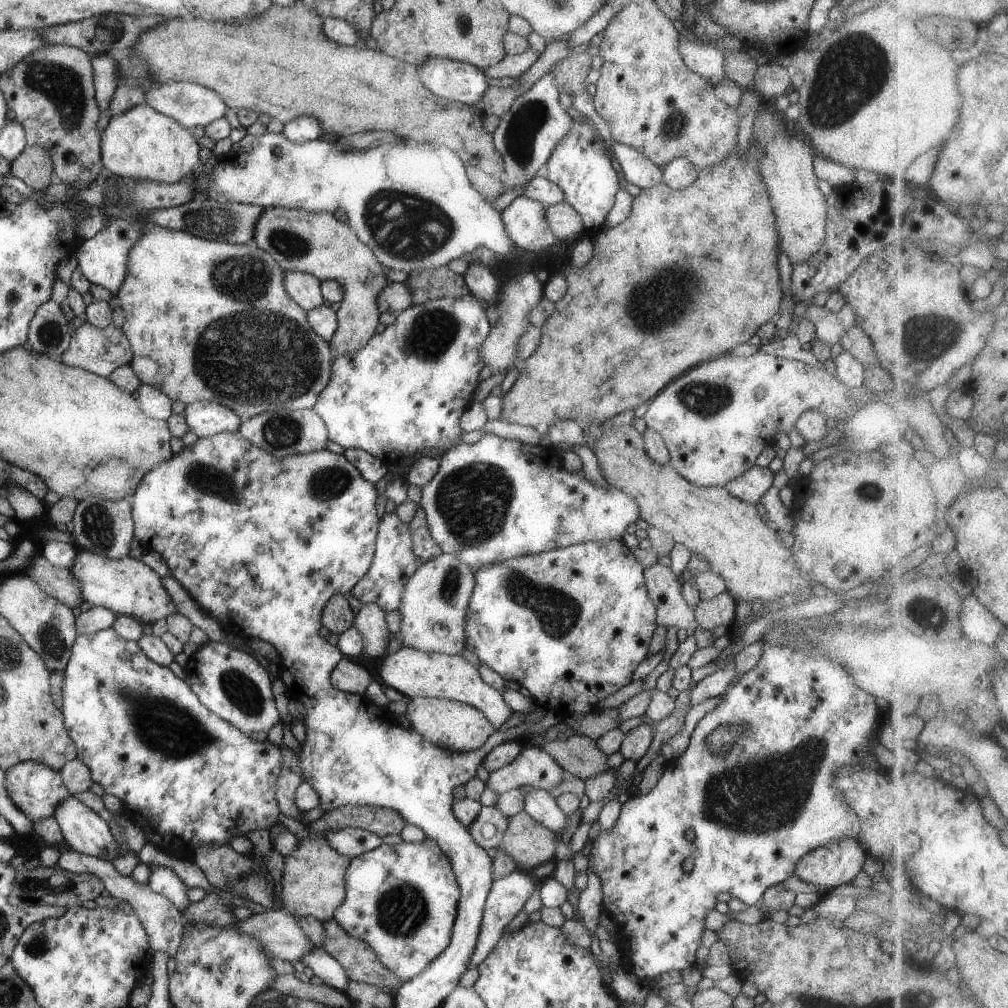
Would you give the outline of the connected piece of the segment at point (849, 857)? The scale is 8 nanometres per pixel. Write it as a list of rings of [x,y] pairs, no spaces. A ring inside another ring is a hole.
[[[846,837],[807,852],[793,874],[804,882],[818,885],[822,894],[827,894],[841,884],[850,884],[863,870],[867,856],[858,840]]]

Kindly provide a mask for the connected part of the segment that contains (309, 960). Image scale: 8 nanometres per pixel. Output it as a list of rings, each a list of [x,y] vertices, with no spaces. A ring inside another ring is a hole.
[[[324,947],[312,949],[308,955],[301,958],[302,964],[314,972],[322,983],[326,983],[336,990],[346,992],[349,978],[342,965],[326,952]]]

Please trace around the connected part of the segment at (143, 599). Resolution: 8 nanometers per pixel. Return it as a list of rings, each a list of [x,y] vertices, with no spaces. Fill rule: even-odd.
[[[78,549],[75,562],[69,568],[78,581],[83,600],[94,607],[104,607],[117,616],[133,616],[142,624],[152,624],[164,619],[176,611],[170,595],[162,585],[159,577],[152,568],[131,556],[109,558],[103,553],[95,553],[86,549]]]

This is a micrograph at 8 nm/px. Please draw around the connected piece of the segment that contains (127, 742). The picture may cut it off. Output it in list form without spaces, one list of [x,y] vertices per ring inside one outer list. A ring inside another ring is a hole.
[[[114,628],[99,630],[97,633],[77,635],[73,644],[72,658],[69,659],[65,668],[65,677],[62,685],[61,711],[64,713],[66,728],[69,729],[70,738],[77,745],[77,758],[88,768],[92,780],[100,784],[108,794],[117,796],[125,808],[125,816],[132,818],[144,831],[147,842],[152,842],[158,851],[180,858],[194,858],[195,848],[200,845],[223,845],[230,844],[236,836],[245,835],[248,831],[256,829],[268,829],[279,824],[278,816],[280,809],[276,800],[276,781],[282,768],[281,750],[270,744],[253,741],[232,724],[215,715],[210,709],[202,704],[198,695],[190,688],[188,683],[180,680],[174,671],[167,666],[162,666],[148,658],[142,652],[140,645],[133,640],[122,638]]]

